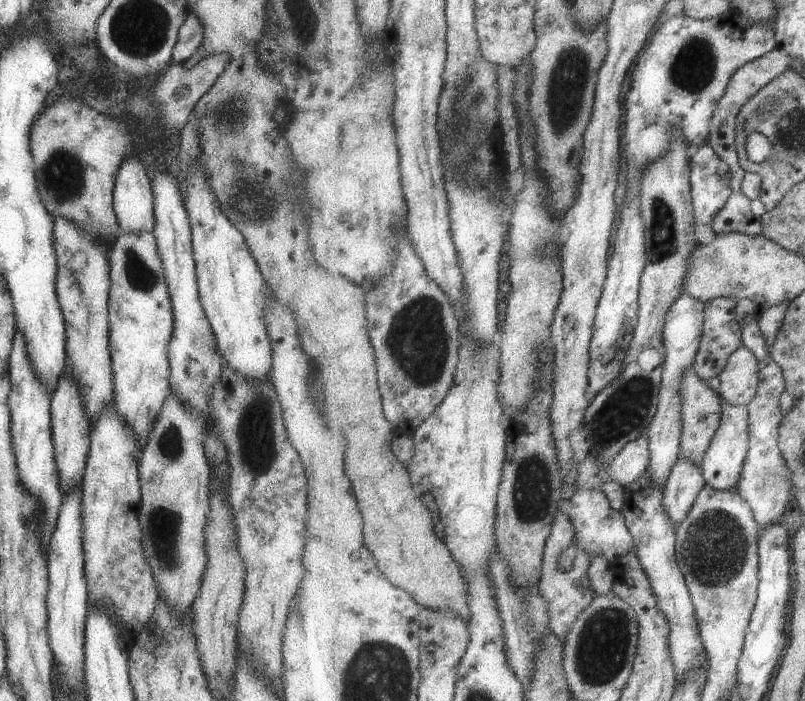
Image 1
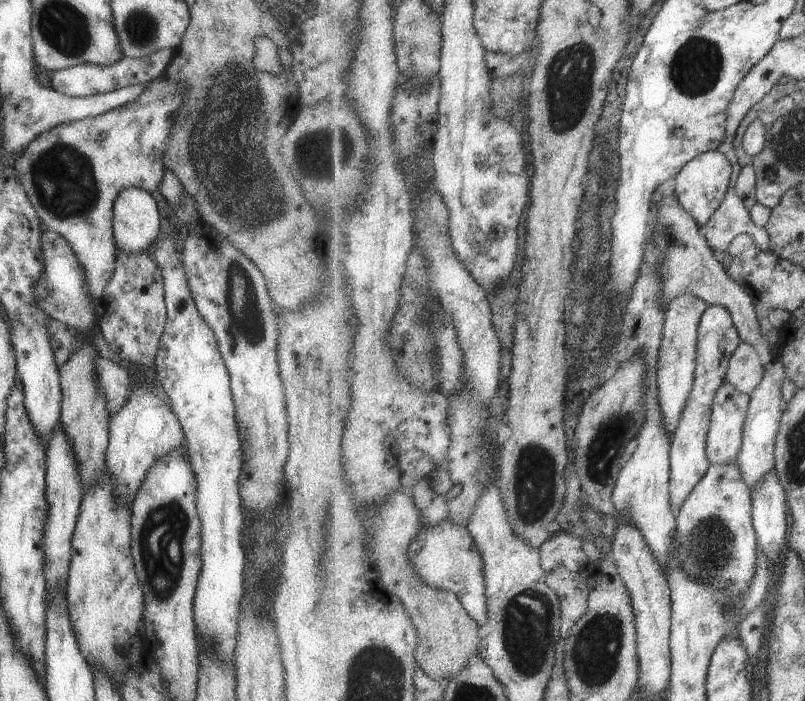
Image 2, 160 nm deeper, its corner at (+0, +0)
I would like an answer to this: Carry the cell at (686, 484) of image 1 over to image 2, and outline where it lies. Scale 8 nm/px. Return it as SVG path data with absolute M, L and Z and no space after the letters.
M709 305L708 311L701 318L698 331L695 387L692 395L689 396L690 400L683 413L683 419L672 438L670 500L676 511L689 499L693 490L701 483L701 480L704 480L709 468L712 467L712 462L708 458L708 433L712 427L712 405L716 400L718 389L728 379L730 360L741 343L740 334L729 310L720 305Z

